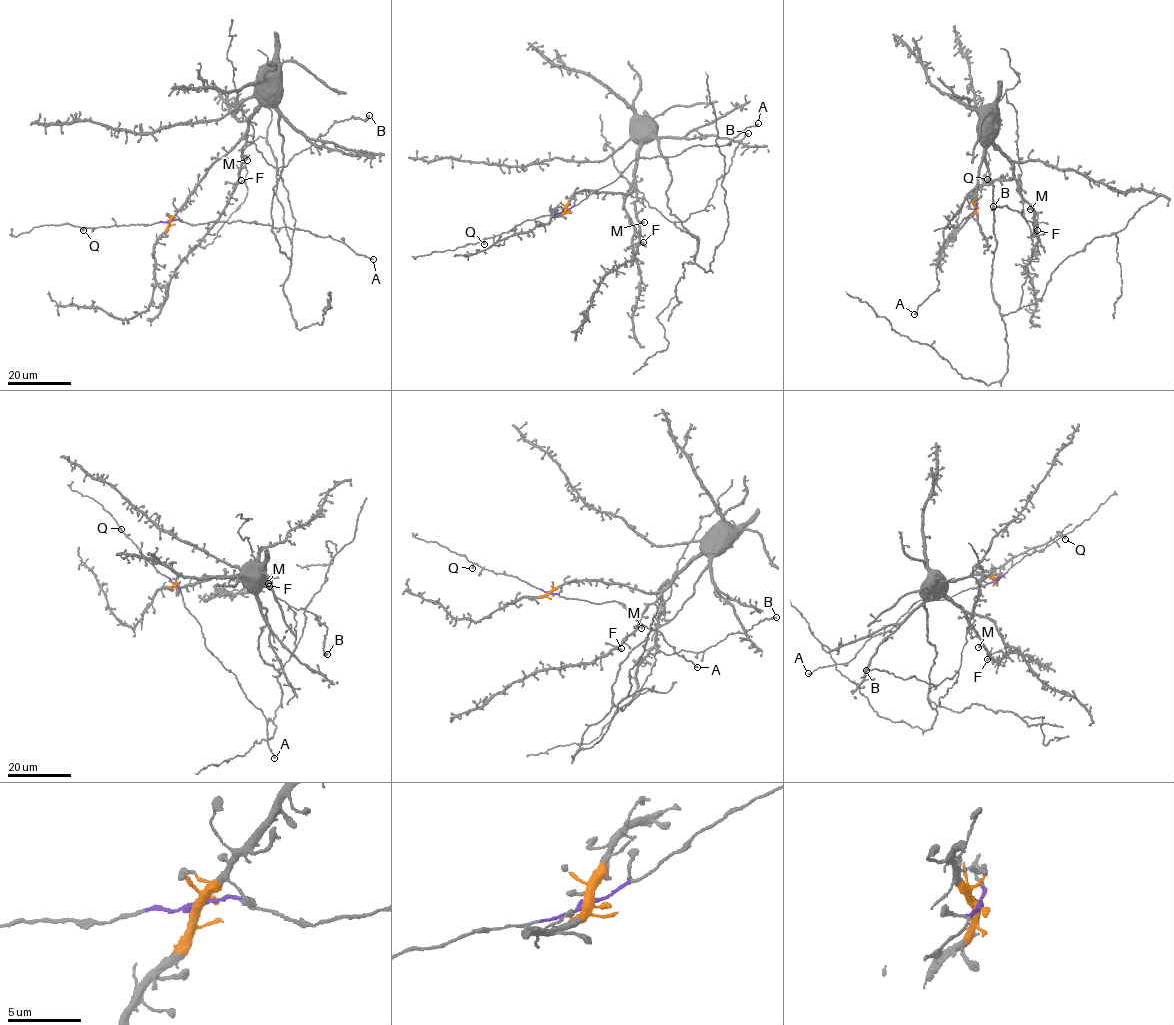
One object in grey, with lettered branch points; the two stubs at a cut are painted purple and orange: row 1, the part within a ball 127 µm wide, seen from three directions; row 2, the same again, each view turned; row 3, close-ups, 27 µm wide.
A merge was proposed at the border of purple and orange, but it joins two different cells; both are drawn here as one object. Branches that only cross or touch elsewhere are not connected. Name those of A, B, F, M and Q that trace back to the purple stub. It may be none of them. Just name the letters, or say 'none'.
A, Q

